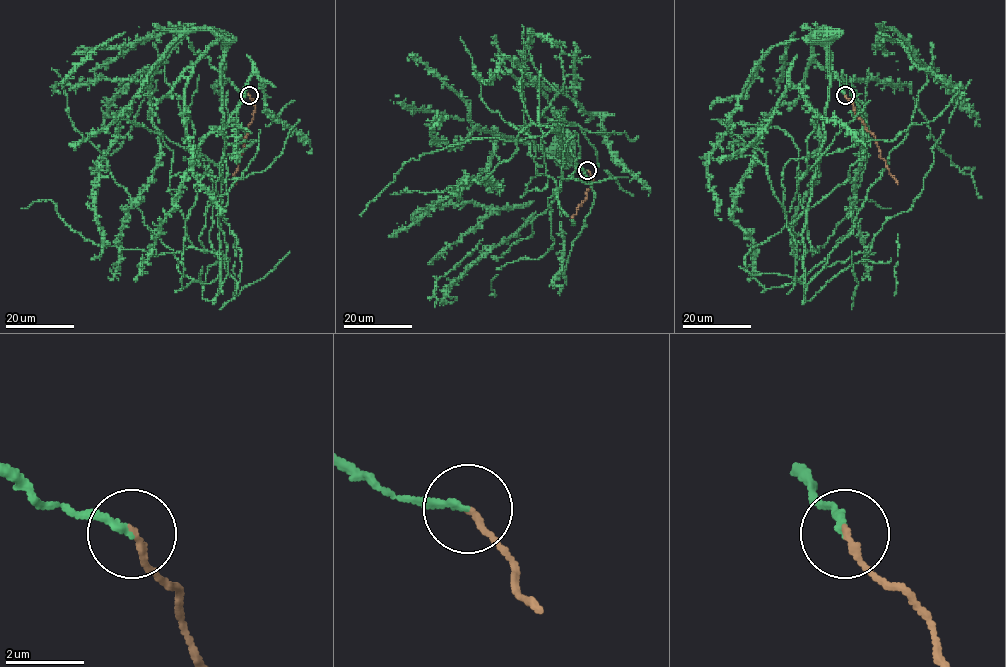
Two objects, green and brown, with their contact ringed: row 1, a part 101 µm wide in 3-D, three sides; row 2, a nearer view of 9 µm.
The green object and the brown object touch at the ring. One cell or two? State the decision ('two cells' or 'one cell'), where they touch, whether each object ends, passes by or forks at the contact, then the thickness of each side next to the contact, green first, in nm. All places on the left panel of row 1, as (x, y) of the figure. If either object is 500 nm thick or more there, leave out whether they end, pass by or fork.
one cell; at (249, 95); green ends there; brown ends there; 160 nm thick on the green side, 170 nm on the other

